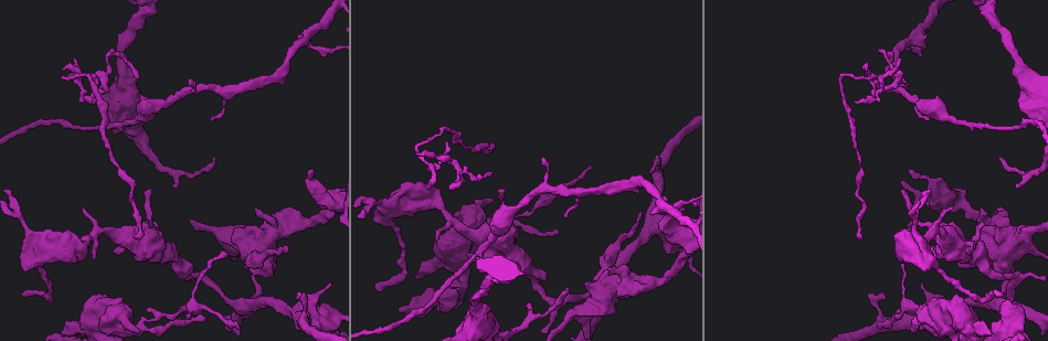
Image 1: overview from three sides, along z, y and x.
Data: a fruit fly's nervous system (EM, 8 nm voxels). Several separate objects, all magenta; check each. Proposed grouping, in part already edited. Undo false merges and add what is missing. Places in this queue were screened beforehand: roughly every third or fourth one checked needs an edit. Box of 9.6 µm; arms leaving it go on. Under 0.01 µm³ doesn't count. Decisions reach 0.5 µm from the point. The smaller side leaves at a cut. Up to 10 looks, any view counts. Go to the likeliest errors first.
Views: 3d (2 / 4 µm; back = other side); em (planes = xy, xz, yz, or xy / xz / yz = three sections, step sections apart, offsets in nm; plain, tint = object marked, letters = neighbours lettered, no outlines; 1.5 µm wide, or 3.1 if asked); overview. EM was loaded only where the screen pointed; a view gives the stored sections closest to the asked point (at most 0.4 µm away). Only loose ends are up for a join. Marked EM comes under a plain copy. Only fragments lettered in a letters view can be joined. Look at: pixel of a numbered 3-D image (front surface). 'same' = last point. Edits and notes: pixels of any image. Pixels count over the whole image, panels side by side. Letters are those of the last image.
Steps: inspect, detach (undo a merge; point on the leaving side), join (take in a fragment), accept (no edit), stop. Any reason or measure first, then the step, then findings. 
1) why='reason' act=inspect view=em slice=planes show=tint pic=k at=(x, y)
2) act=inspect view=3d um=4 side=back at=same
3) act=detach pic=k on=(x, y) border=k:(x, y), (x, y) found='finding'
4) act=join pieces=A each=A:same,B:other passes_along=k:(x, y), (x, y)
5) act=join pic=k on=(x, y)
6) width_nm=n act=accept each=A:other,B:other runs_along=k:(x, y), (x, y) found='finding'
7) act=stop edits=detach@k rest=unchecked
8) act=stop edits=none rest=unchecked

why='long arm stops here' act=inspect view=em slice=planes show=letters pic=1 at=(490, 175)

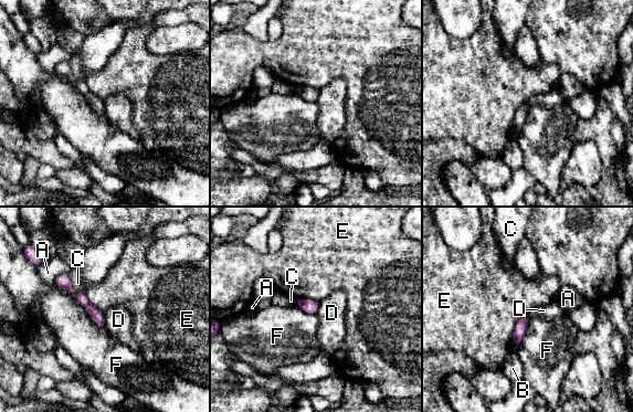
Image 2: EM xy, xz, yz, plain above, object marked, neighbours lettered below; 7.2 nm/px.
act=accept each=A:other,B:other,C:other,D:other,E:other,F:other border=2:(103, 312), (106, 326) found='no lettered fragment goes on from it'

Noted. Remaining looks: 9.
why='branch stops here' act=inspect view=em slice=planes show=tint pic=1 at=(952, 206)

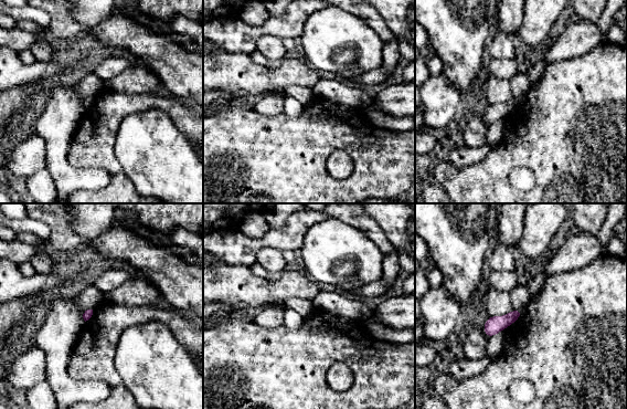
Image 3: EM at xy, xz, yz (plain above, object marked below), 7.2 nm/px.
why='what lies round it' act=inspect view=em slice=planes show=letters at=same

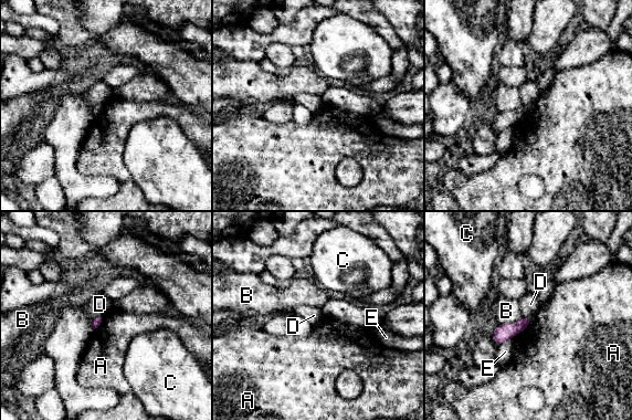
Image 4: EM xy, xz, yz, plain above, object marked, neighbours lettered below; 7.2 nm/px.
act=accept each=A:other,B:other,C:other,D:other,E:other border=4:(101, 316), (97, 316), (91, 323) found='no lettered fragment goes on from it'

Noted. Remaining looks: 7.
why='an open end' act=inspect view=3d um=4 pic=1 at=(288, 249)

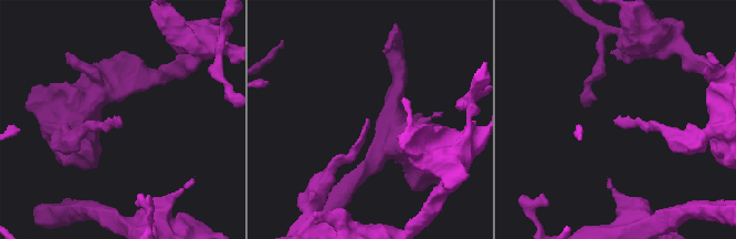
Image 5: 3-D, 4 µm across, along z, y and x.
why='need the tissue' act=inspect view=em slice=planes show=letters pic=5 at=(119, 119)

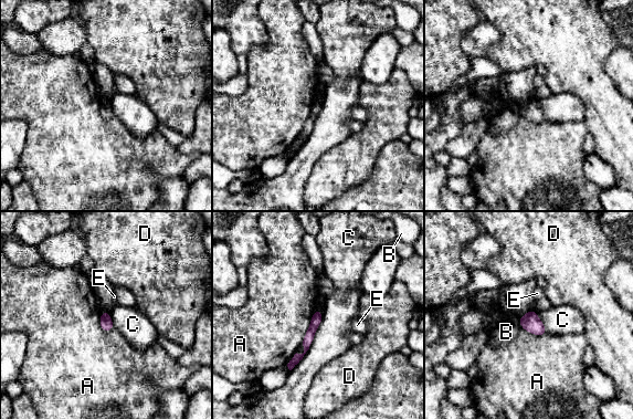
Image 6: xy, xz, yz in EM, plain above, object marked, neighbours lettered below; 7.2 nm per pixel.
act=accept each=A:other,B:other,C:other,D:other,E:other border=6:(323, 311), (309, 348), (289, 370) found='none of them fits'

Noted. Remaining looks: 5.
why='tapers out' act=inspect view=3d um=2 side=back pic=1 at=(899, 60)

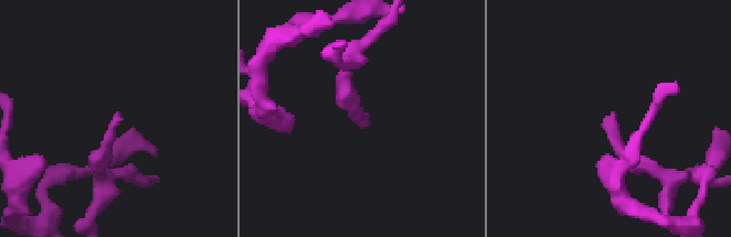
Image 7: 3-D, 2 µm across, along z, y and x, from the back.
why='now the EM' act=inspect view=em slice=yz step=4 show=letters pic=7 at=(119, 117)

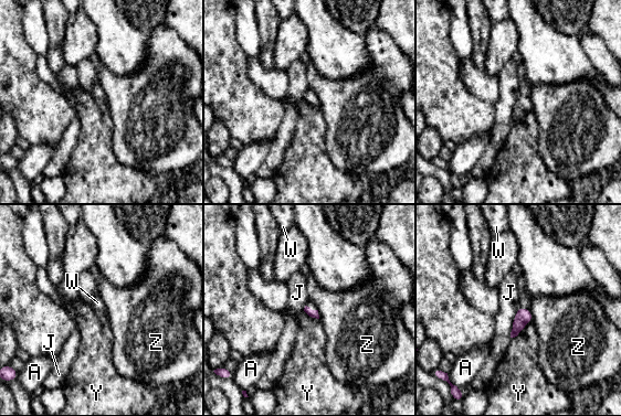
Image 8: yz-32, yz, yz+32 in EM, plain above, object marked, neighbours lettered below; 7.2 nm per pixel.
act=inspect view=em slice=planes show=letters at=same

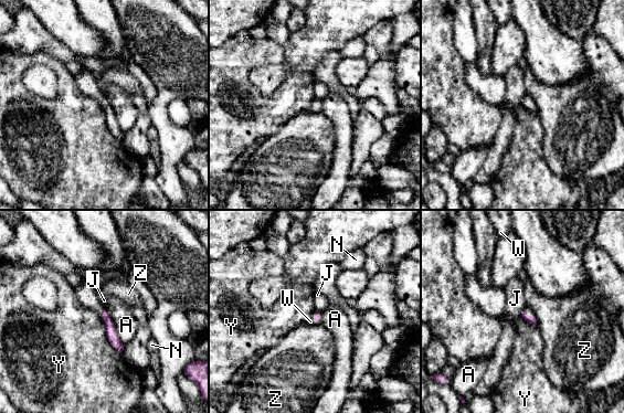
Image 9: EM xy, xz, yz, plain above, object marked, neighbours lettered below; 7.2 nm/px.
act=join pieces=W each=A:other,J:other,N:other,W:same,Y:other,Z:other passes_along=9:(531, 319), (528, 315), (528, 309) found='it goes on there'

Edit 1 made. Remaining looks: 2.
act=stop edits=join@9 rest=unchecked

